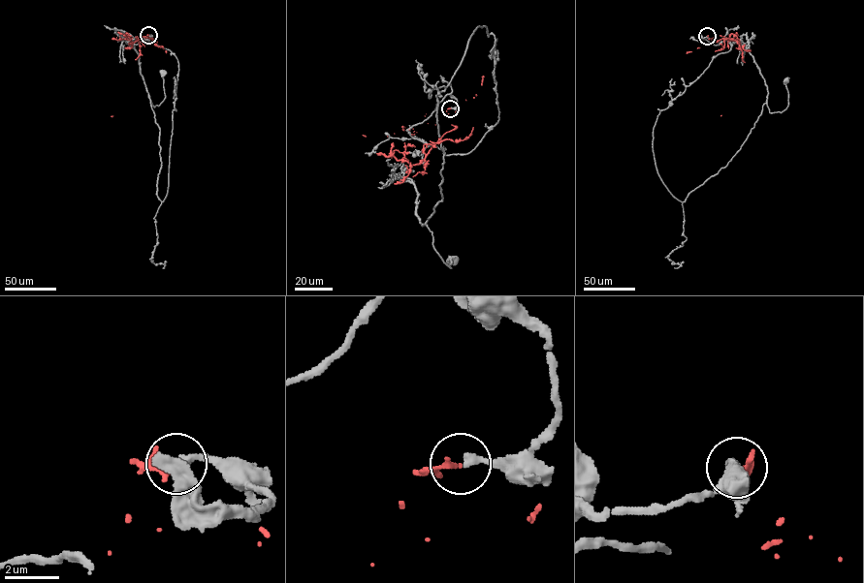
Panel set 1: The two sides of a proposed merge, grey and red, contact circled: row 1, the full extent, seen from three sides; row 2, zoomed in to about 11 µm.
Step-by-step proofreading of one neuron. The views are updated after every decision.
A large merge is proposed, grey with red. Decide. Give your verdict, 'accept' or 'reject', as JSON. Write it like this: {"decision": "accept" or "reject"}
{"decision": "reject"}

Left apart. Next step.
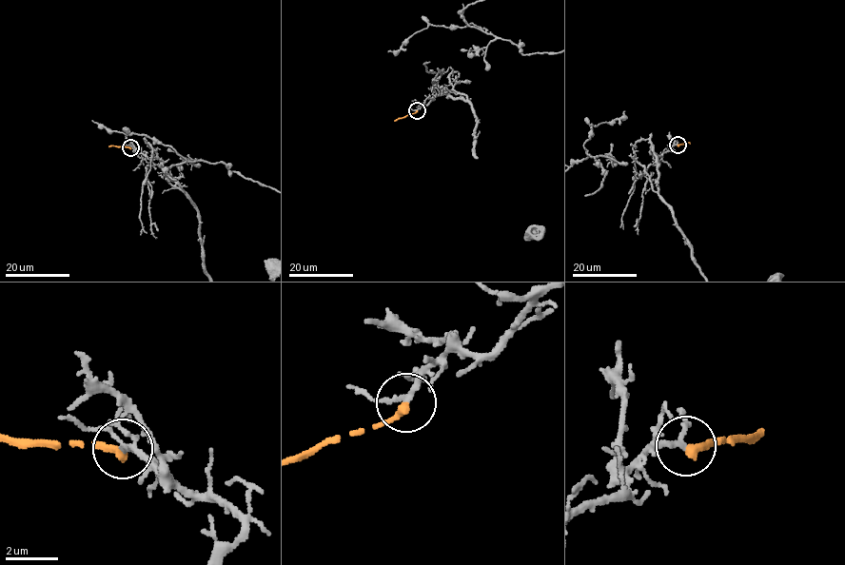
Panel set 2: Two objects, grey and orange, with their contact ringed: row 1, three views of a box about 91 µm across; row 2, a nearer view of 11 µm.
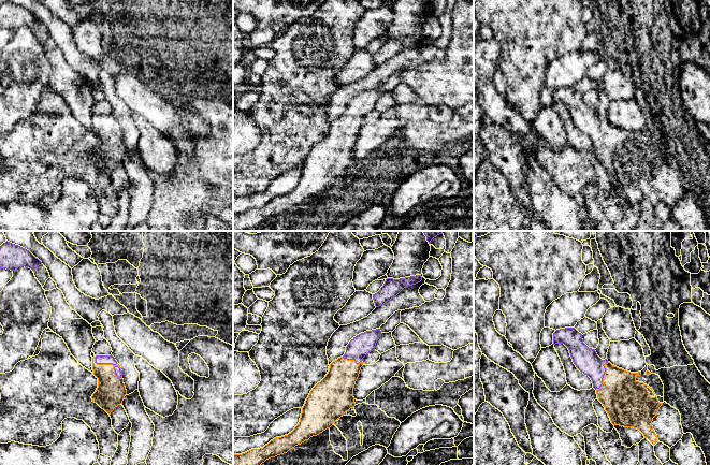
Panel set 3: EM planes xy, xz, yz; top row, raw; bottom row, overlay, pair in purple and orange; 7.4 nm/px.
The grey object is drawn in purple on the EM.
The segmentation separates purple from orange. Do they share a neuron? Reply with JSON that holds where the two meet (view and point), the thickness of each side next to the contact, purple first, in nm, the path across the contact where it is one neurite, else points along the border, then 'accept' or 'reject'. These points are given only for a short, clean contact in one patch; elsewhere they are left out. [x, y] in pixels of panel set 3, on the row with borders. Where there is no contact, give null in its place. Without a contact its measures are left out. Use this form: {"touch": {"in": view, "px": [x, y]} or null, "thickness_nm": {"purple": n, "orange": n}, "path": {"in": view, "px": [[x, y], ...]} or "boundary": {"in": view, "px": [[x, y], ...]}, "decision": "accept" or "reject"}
{"touch": {"in": "xy", "px": [110, 363]}, "thickness_nm": {"purple": 60, "orange": 220}, "path": {"in": "xy", "px": [[99, 359], [103, 363], [110, 363], [111, 391]]}, "decision": "accept"}

